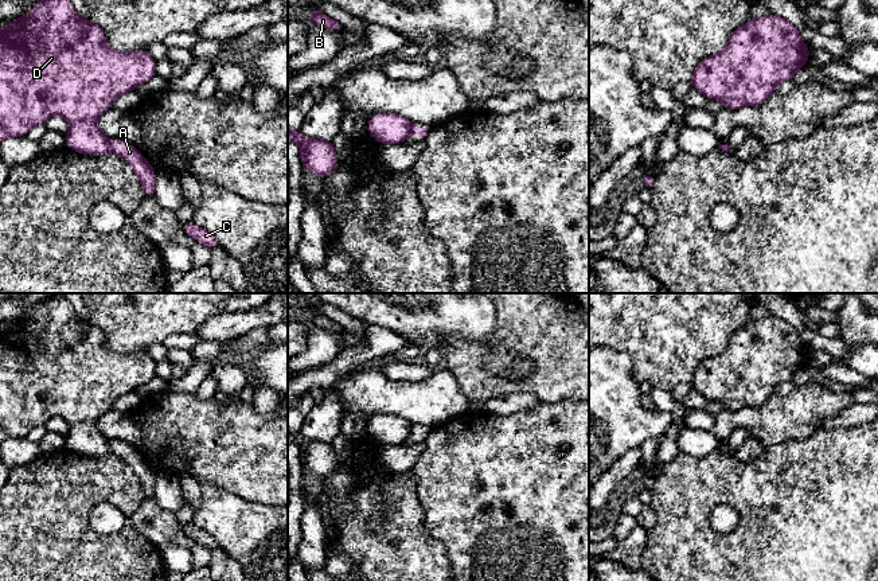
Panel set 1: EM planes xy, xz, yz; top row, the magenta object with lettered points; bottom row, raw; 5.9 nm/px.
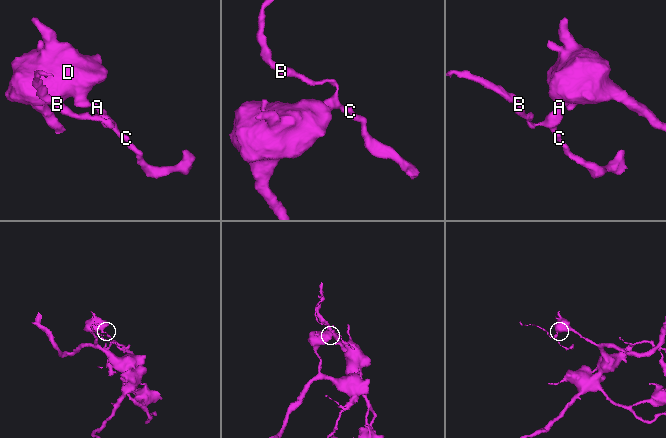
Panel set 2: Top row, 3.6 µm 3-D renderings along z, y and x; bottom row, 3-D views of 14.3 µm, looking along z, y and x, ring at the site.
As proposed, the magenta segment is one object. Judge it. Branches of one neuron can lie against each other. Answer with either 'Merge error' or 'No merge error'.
Merge error

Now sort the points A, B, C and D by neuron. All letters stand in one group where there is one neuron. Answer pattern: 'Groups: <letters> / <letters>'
Groups: A B C / D

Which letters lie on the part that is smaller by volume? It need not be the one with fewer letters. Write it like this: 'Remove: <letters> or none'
Remove: A, B, C

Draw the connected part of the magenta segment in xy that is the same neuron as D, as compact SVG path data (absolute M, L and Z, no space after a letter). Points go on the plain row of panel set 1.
M56 295L35 304L34 312L19 317L0 332L0 444L7 438L26 437L31 429L44 425L59 416L70 426L66 447L91 457L110 453L106 436L97 429L98 418L112 409L113 402L149 382L156 373L156 363L148 351L120 354L106 346L101 328L75 316L67 299Z

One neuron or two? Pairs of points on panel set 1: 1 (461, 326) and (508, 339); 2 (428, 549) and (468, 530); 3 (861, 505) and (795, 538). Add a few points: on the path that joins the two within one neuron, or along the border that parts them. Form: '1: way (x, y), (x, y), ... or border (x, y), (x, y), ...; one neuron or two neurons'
1: border (494, 307), (495, 339); two neurons
2: border (424, 517), (424, 527), (443, 544), (452, 566); two neurons
3: way (845, 521), (827, 538), (811, 538); one neuron

